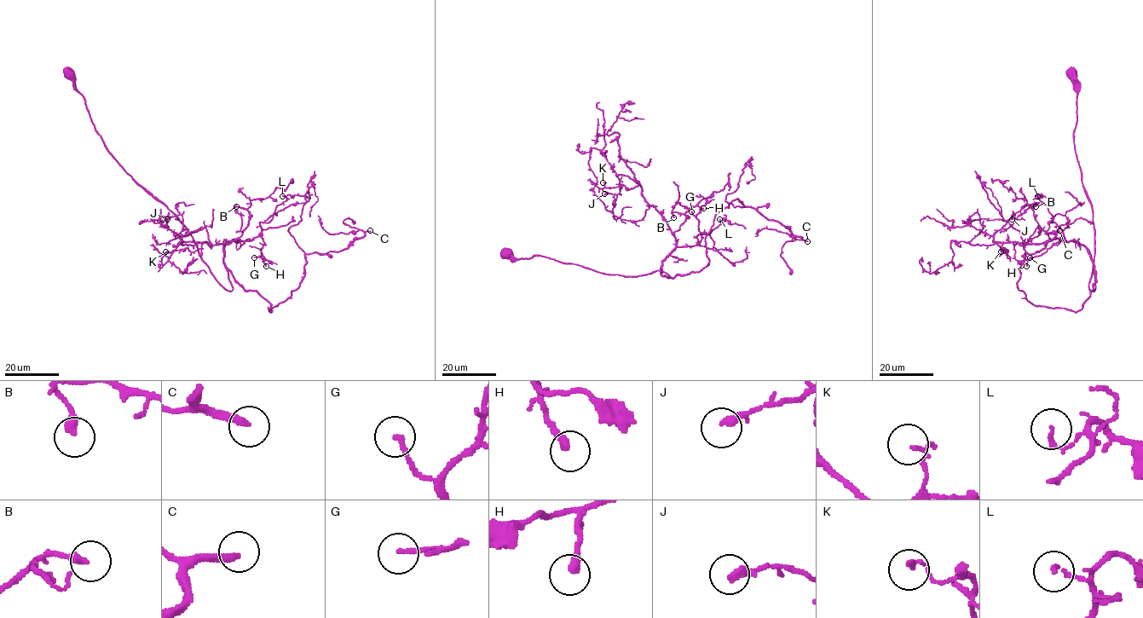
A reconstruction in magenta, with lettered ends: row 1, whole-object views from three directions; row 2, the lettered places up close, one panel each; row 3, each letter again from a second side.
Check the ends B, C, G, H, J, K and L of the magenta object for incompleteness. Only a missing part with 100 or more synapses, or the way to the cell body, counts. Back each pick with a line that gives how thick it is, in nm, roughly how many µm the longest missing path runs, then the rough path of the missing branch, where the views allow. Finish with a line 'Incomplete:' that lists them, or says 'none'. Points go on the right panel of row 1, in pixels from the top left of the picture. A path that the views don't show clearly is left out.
C: 280 nm | 90 µm | (1059, 230), (1124, 207), (1134, 207), (1140, 217), (1141, 229), (1138, 238), (1121, 250), (1088, 286), (1068, 292)
Incomplete: C

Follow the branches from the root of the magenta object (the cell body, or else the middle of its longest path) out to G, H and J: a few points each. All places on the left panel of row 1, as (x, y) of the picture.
G: (69, 73), (106, 149), (186, 228), (223, 287), (232, 290), (228, 242), (259, 236), (262, 255), (254, 257)
H: (69, 73), (106, 149), (186, 228), (223, 287), (232, 290), (228, 242), (259, 236), (266, 266)
J: (69, 73), (106, 149), (176, 217), (231, 291), (223, 247), (239, 240), (183, 241), (181, 216), (167, 219)

